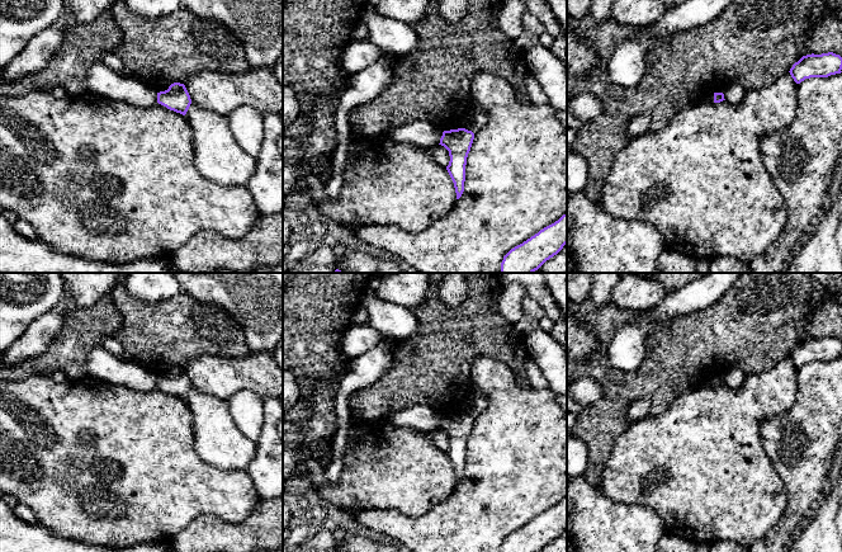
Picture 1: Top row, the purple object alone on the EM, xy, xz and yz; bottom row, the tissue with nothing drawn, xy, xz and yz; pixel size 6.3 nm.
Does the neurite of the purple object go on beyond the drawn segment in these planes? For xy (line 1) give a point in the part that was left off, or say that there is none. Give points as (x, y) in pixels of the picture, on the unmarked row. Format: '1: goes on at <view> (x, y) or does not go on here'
1: does not go on here

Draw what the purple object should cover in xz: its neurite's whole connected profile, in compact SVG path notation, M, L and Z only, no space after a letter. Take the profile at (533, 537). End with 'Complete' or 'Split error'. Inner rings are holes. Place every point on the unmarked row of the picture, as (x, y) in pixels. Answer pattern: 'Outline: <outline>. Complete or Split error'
Outline: M567 497L554 508L511 533L501 552L540 552L567 528Z. Complete

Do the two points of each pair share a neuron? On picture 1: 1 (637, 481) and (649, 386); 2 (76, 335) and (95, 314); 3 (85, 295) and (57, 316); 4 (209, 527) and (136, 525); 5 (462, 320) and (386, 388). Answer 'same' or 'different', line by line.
1: different
2: same
3: same
4: different
5: same

